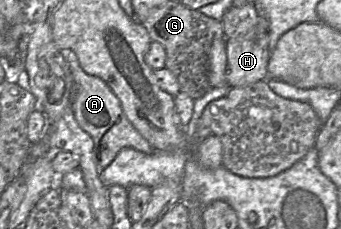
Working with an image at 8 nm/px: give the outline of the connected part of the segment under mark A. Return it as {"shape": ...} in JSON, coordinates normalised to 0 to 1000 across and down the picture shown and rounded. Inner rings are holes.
{"shape":[[[185,214],[179,231],[196,266],[214,332],[211,472],[220,520],[235,559],[270,598],[282,712],[290,729],[299,742],[311,734],[349,659],[367,642],[381,642],[431,672],[446,668],[452,651],[372,520],[352,437],[317,367],[296,341],[252,319],[214,218]]]}

